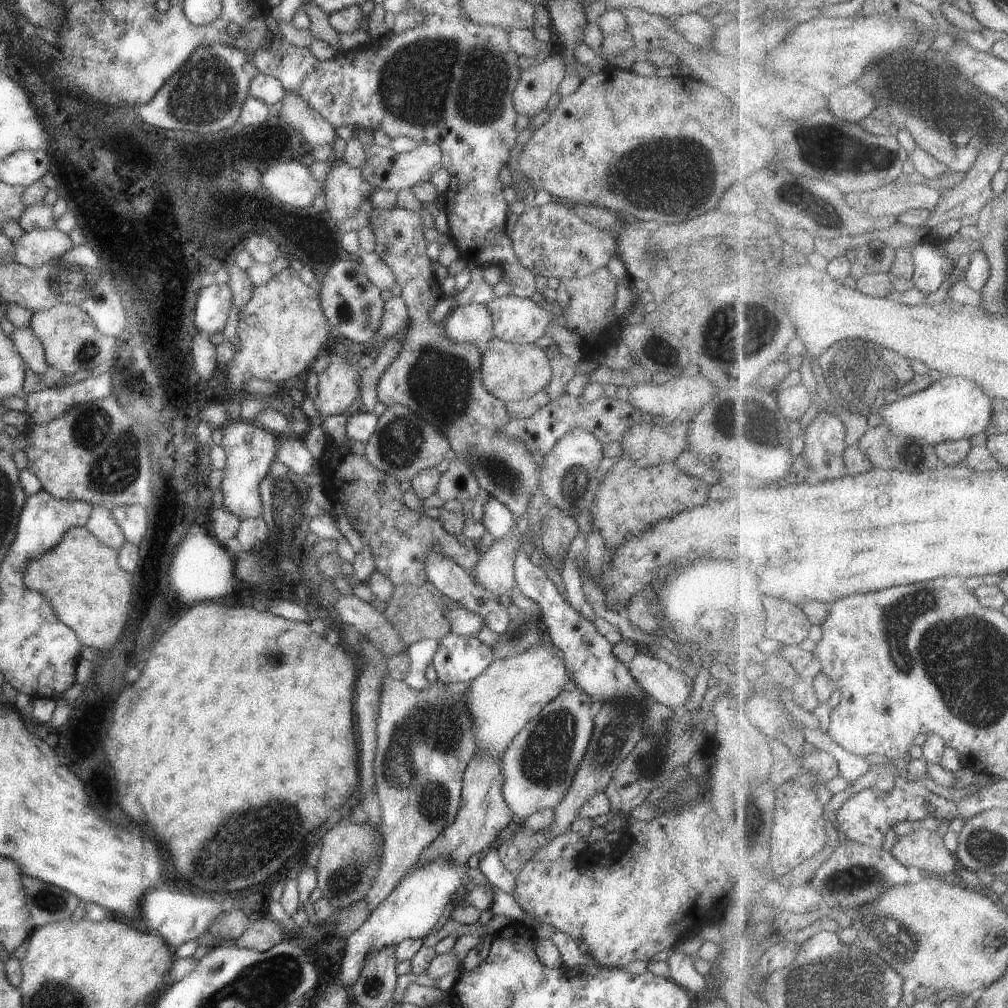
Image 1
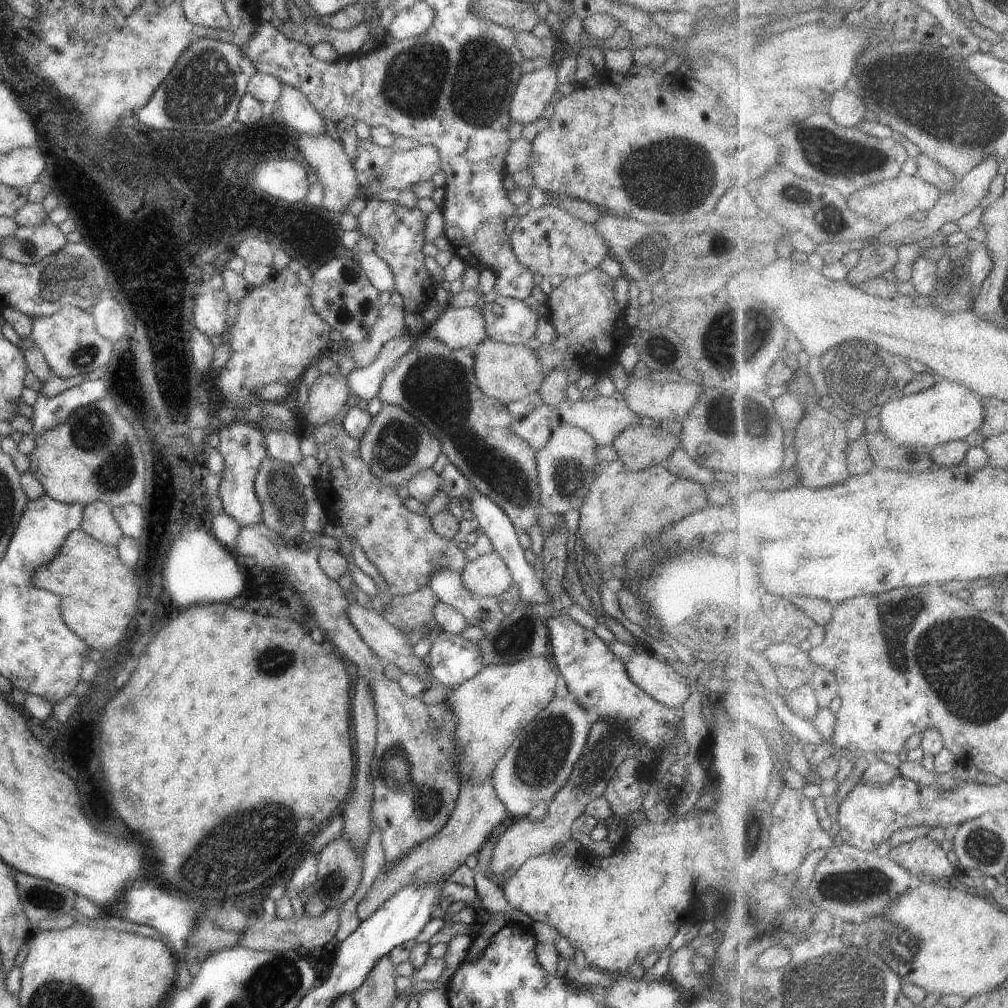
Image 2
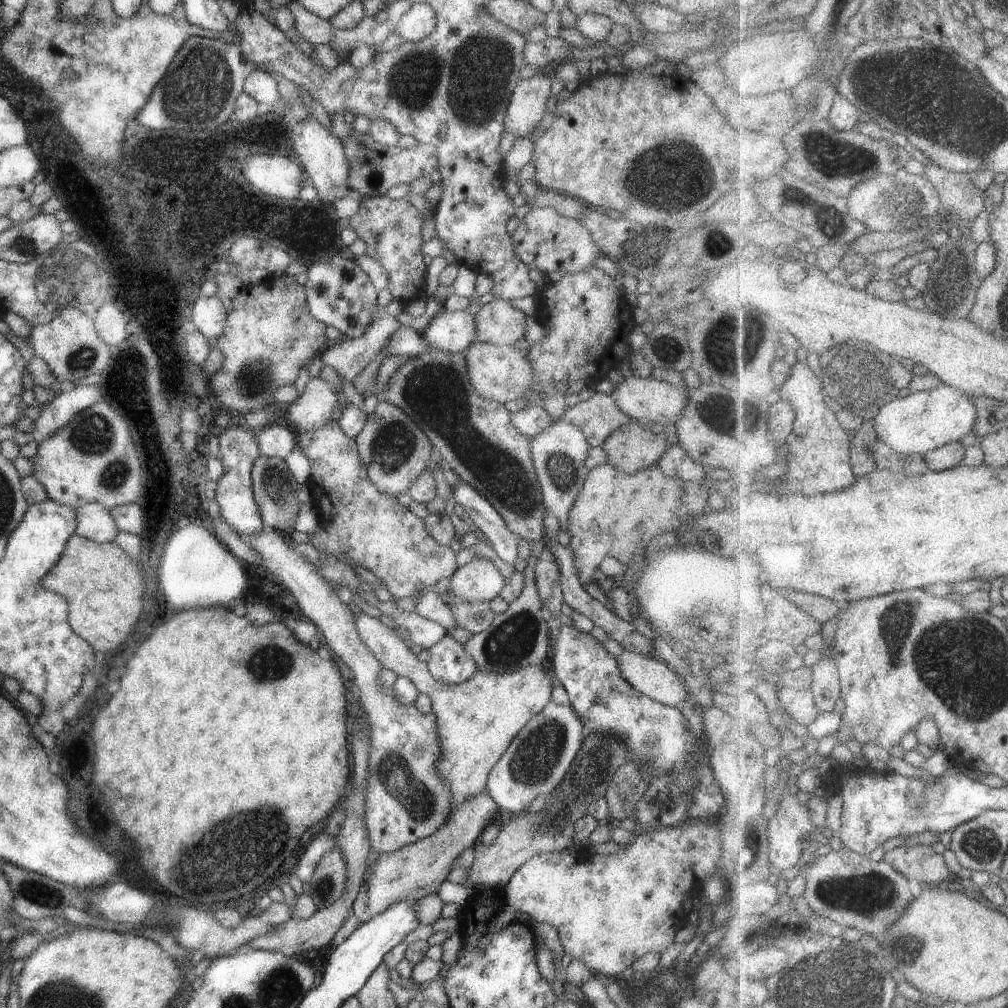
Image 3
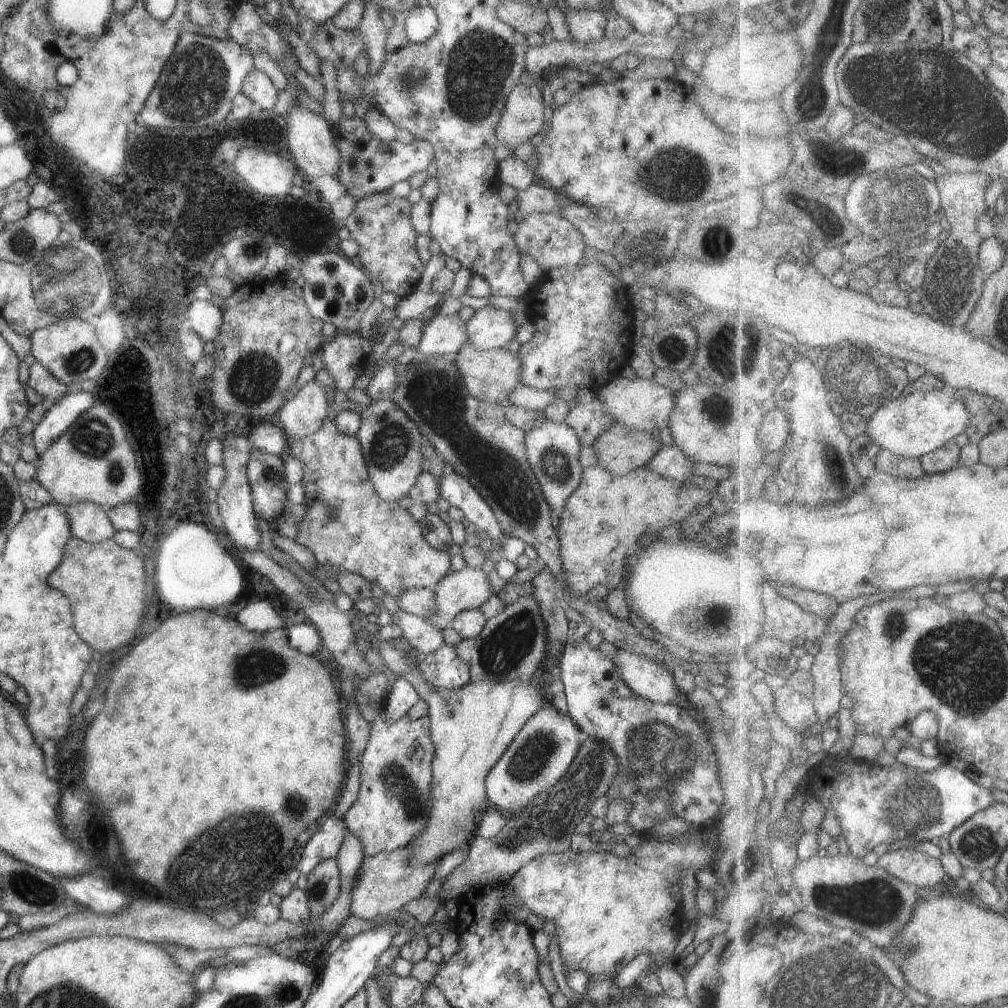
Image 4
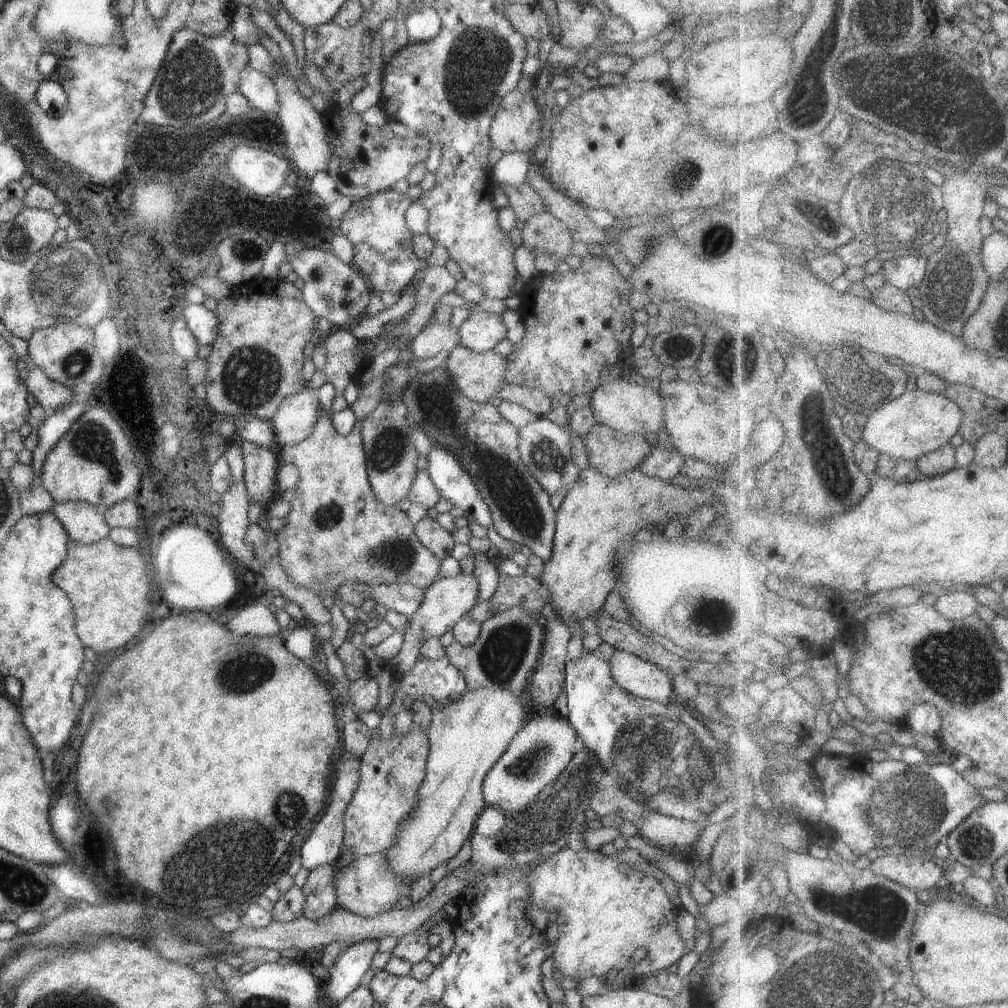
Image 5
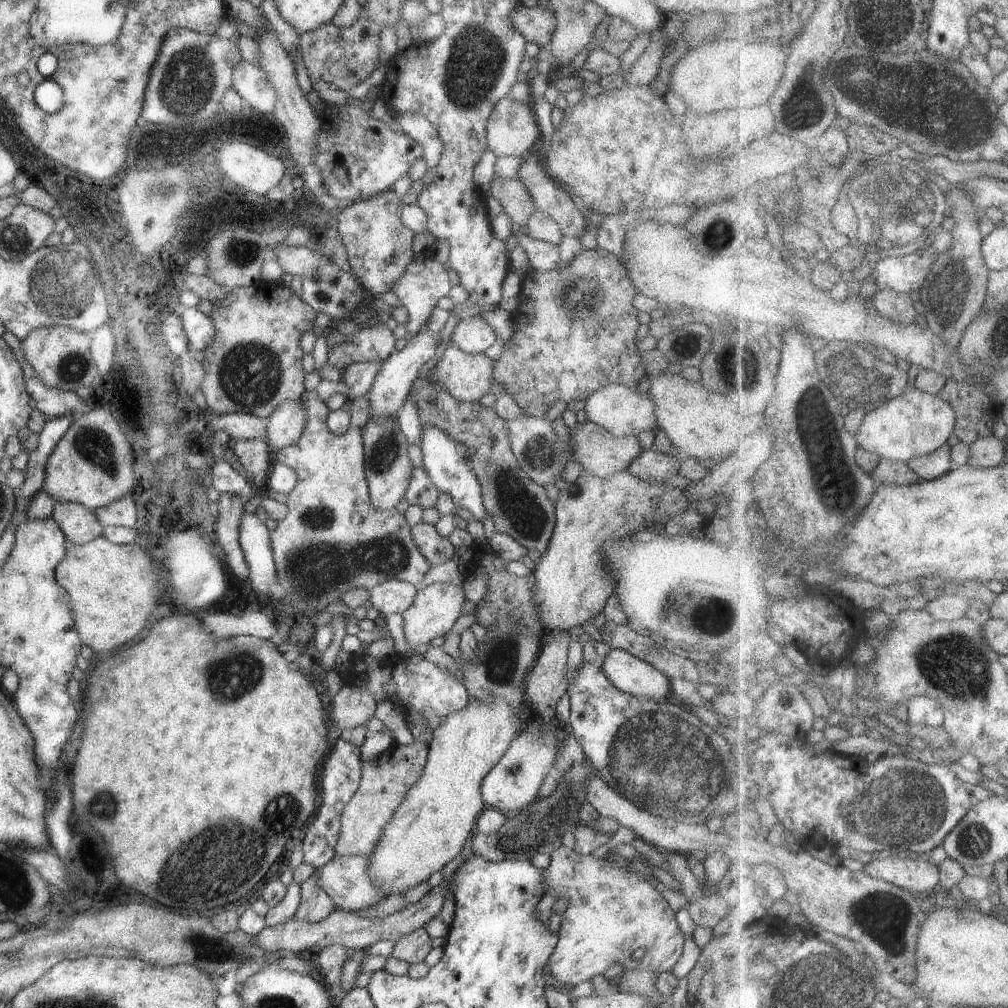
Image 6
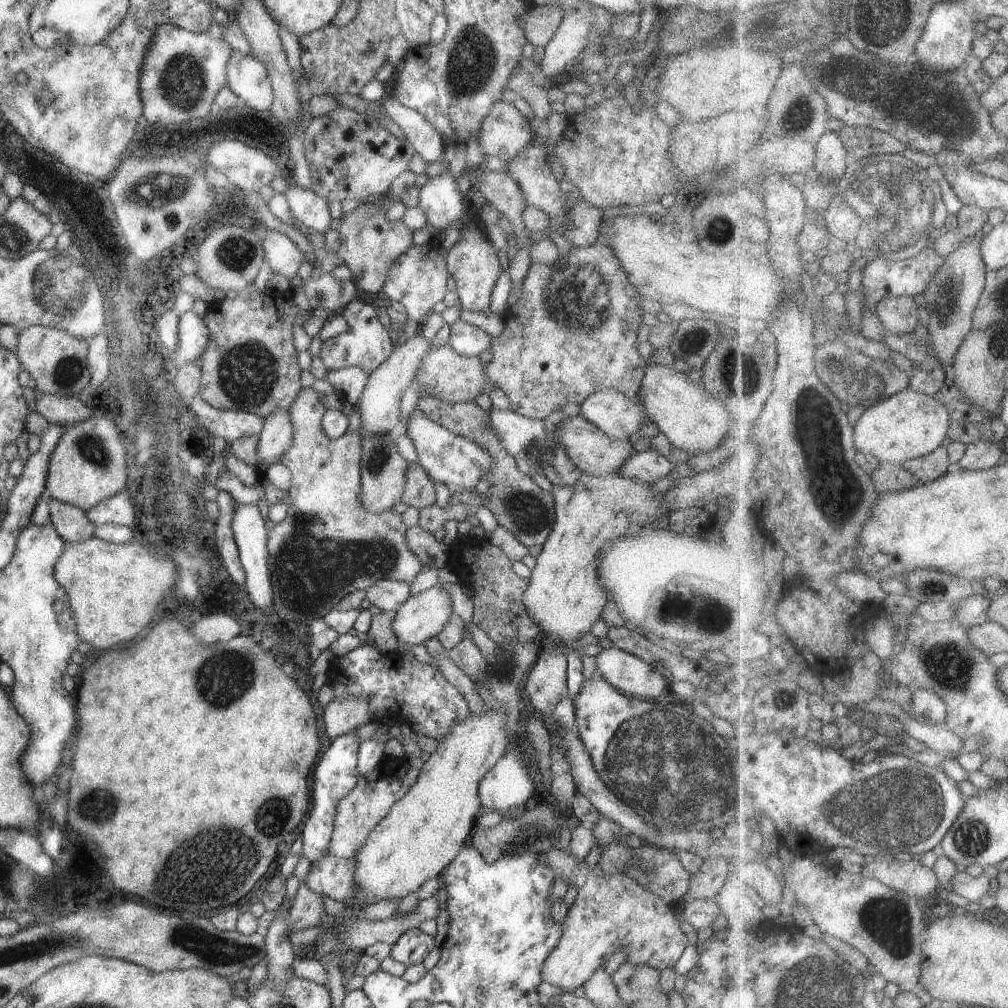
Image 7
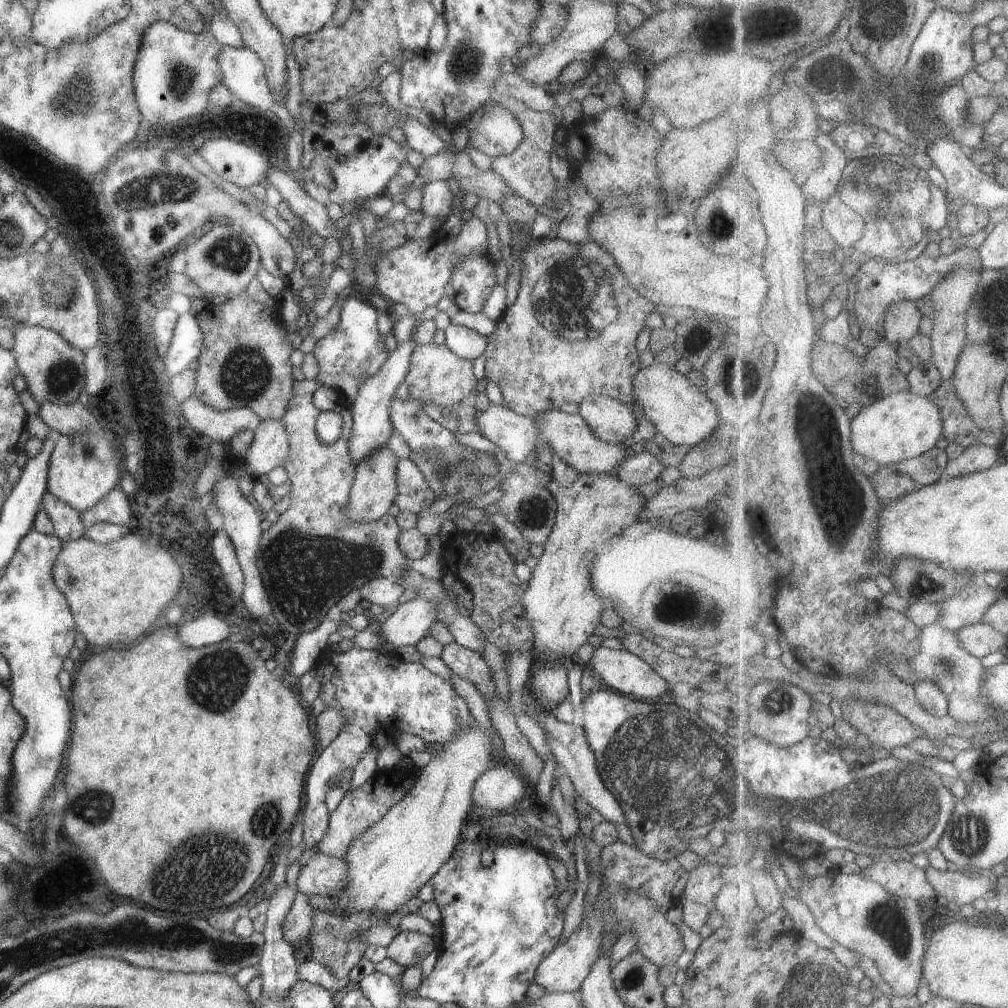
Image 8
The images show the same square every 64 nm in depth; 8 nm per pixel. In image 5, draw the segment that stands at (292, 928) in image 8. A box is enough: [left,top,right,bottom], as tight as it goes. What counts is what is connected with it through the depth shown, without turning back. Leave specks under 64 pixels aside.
[301,862,337,922]

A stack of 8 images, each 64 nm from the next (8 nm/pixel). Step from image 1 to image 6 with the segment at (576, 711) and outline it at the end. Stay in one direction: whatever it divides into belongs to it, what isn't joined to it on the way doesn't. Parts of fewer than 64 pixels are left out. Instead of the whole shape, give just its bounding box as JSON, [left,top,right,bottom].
[481,722,556,814]

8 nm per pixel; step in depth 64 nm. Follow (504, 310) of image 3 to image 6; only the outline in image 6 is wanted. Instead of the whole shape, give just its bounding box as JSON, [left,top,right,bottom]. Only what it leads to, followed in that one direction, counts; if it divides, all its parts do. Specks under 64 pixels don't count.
[451,316,496,355]

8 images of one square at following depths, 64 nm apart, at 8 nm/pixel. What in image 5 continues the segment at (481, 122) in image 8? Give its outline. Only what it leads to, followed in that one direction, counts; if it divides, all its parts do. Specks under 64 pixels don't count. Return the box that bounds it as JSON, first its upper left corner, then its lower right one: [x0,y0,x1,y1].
[490,89,543,154]

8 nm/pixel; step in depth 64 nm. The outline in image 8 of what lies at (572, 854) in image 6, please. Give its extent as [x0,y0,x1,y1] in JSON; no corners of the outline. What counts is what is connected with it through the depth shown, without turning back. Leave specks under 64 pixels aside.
[533,885,685,993]

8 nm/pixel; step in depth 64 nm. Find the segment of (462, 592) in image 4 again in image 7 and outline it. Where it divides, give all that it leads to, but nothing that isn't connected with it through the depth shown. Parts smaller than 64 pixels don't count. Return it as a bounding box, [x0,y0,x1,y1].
[391,584,454,646]

